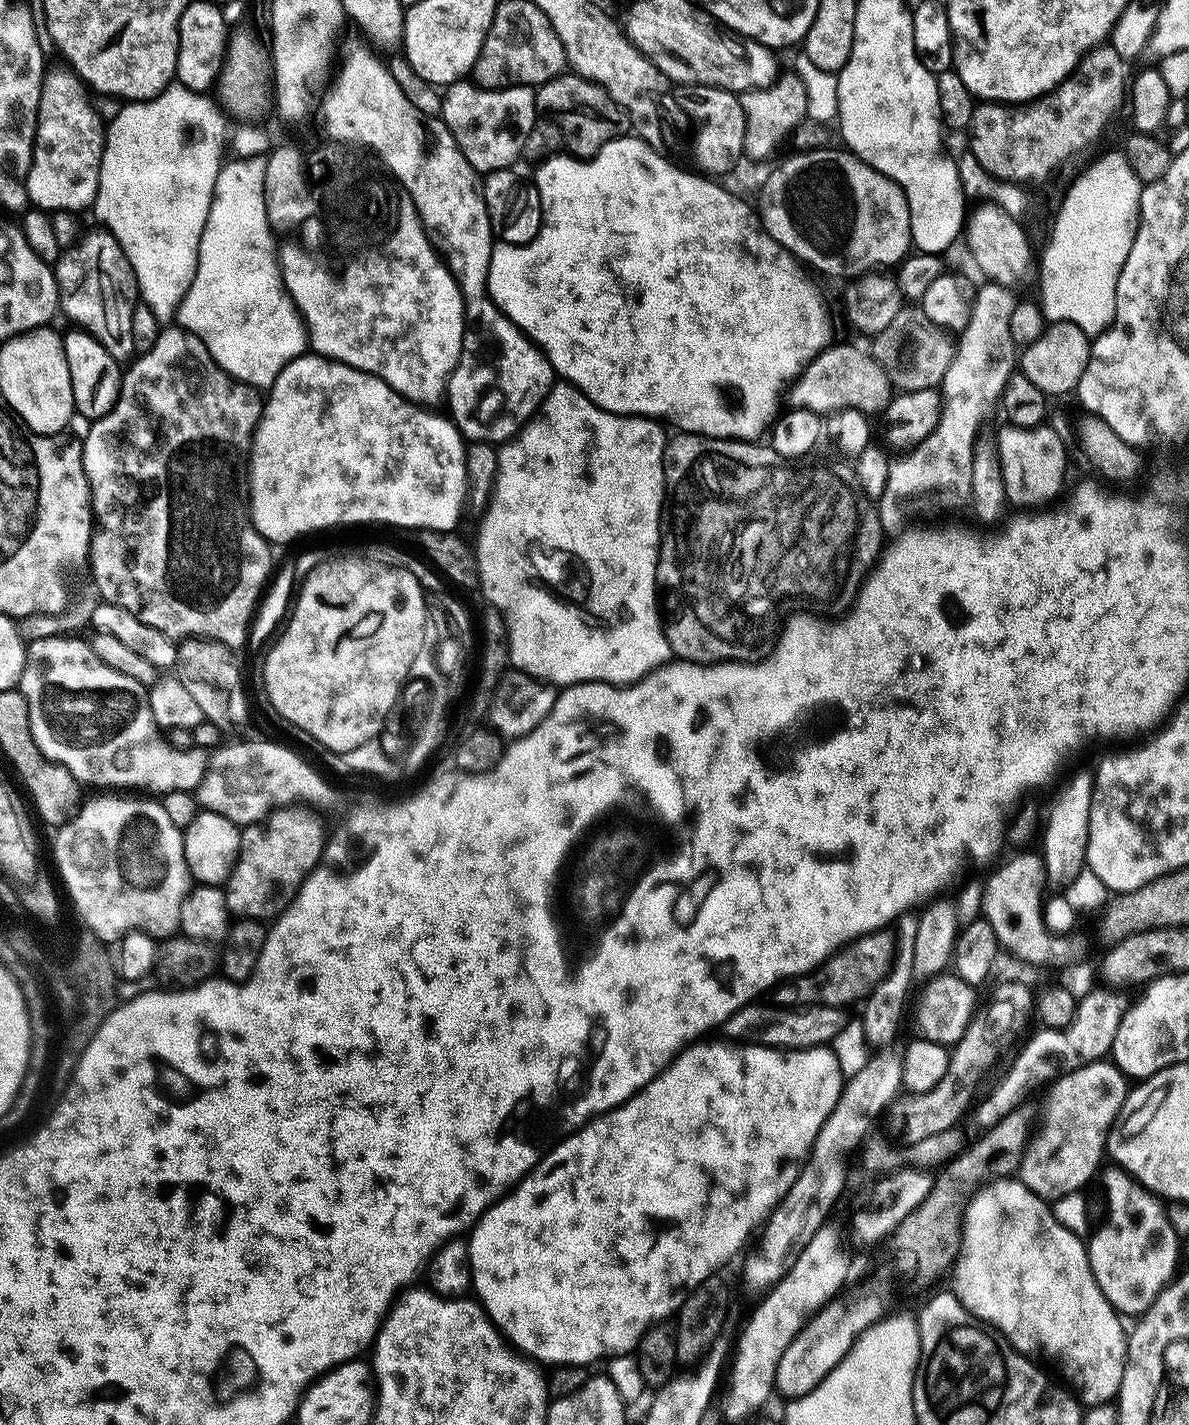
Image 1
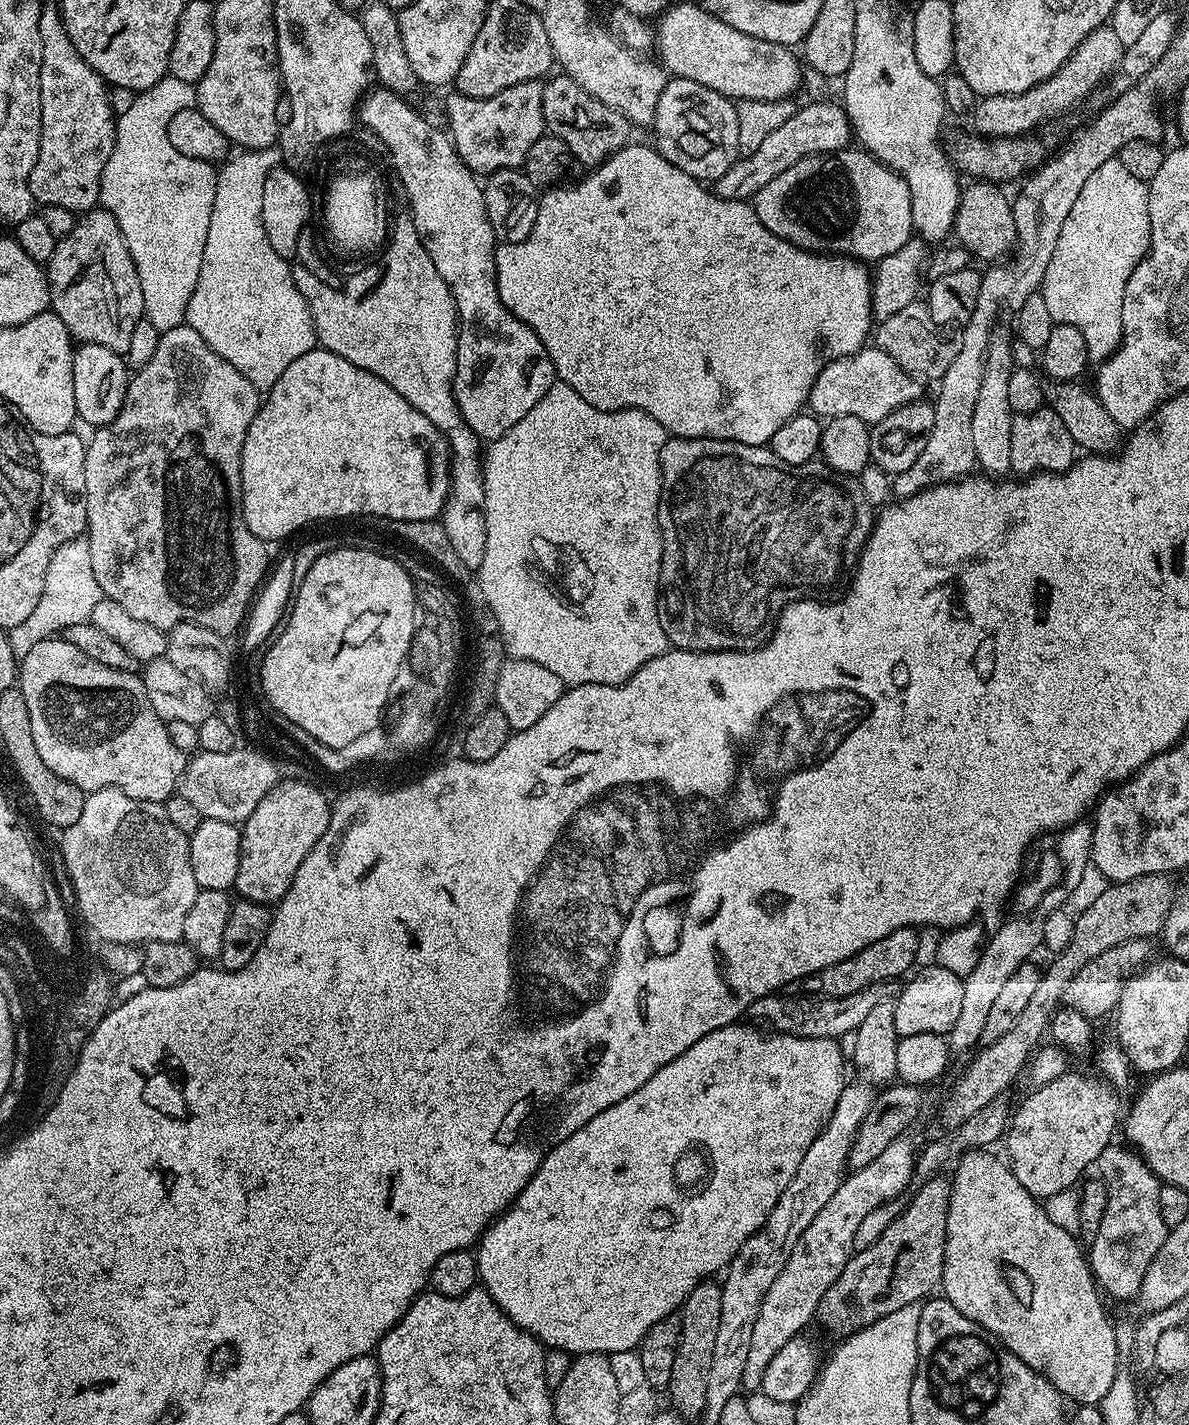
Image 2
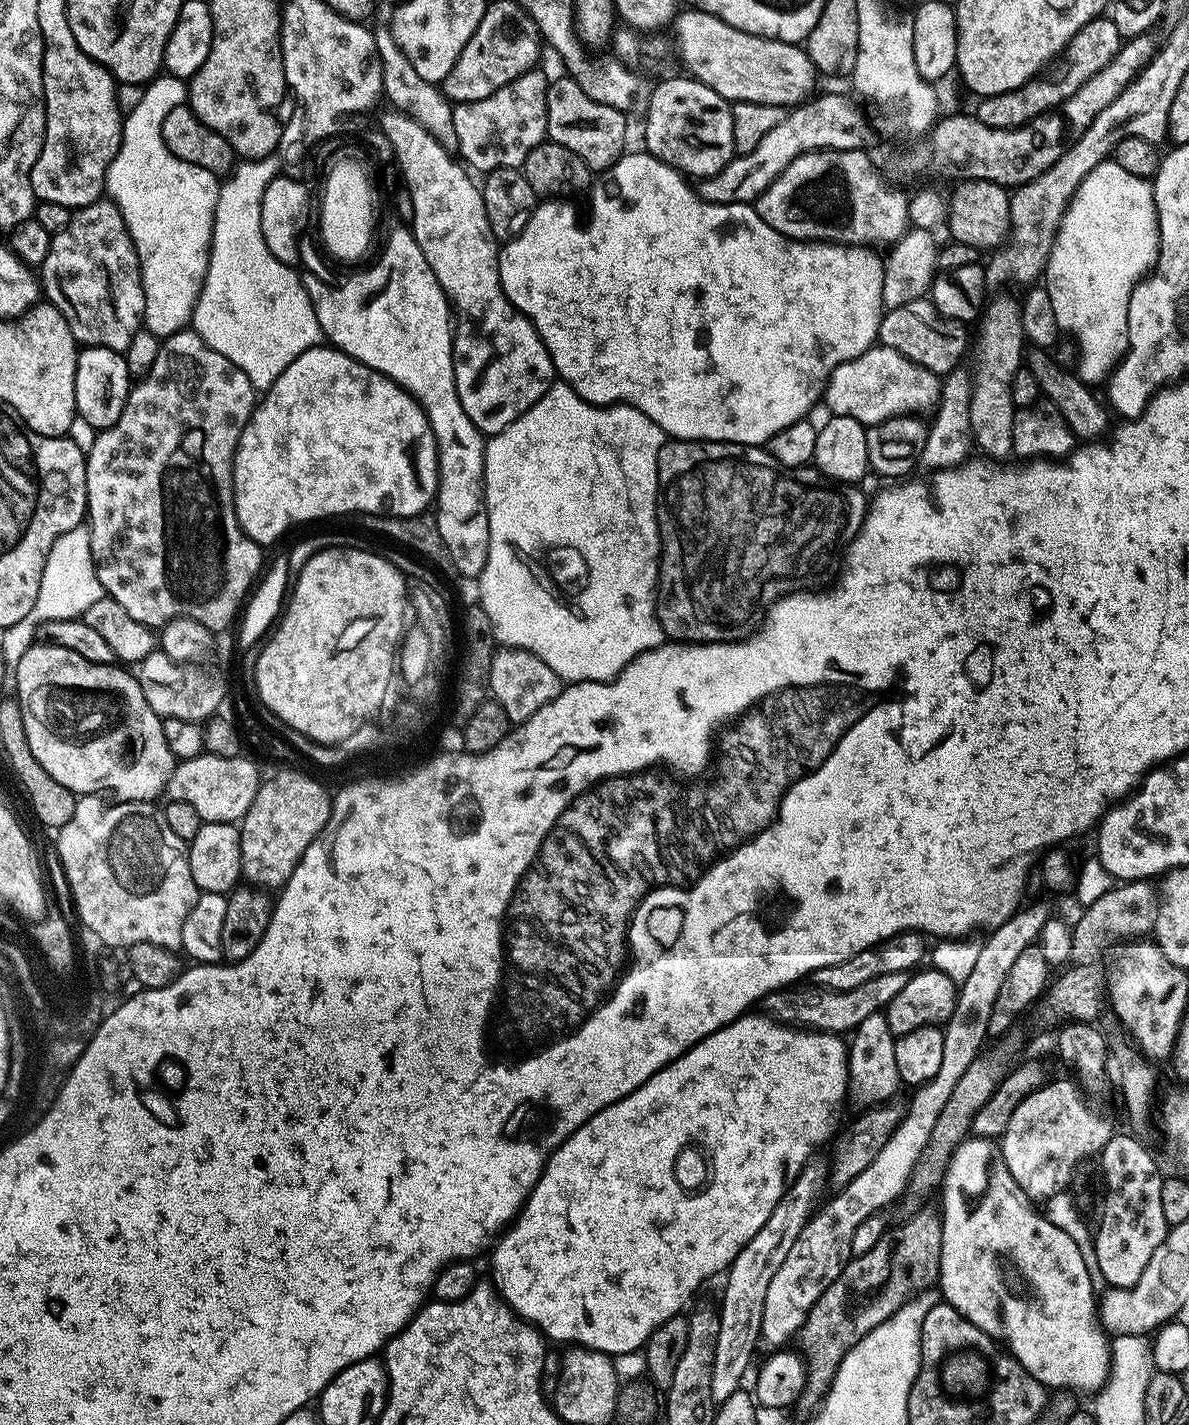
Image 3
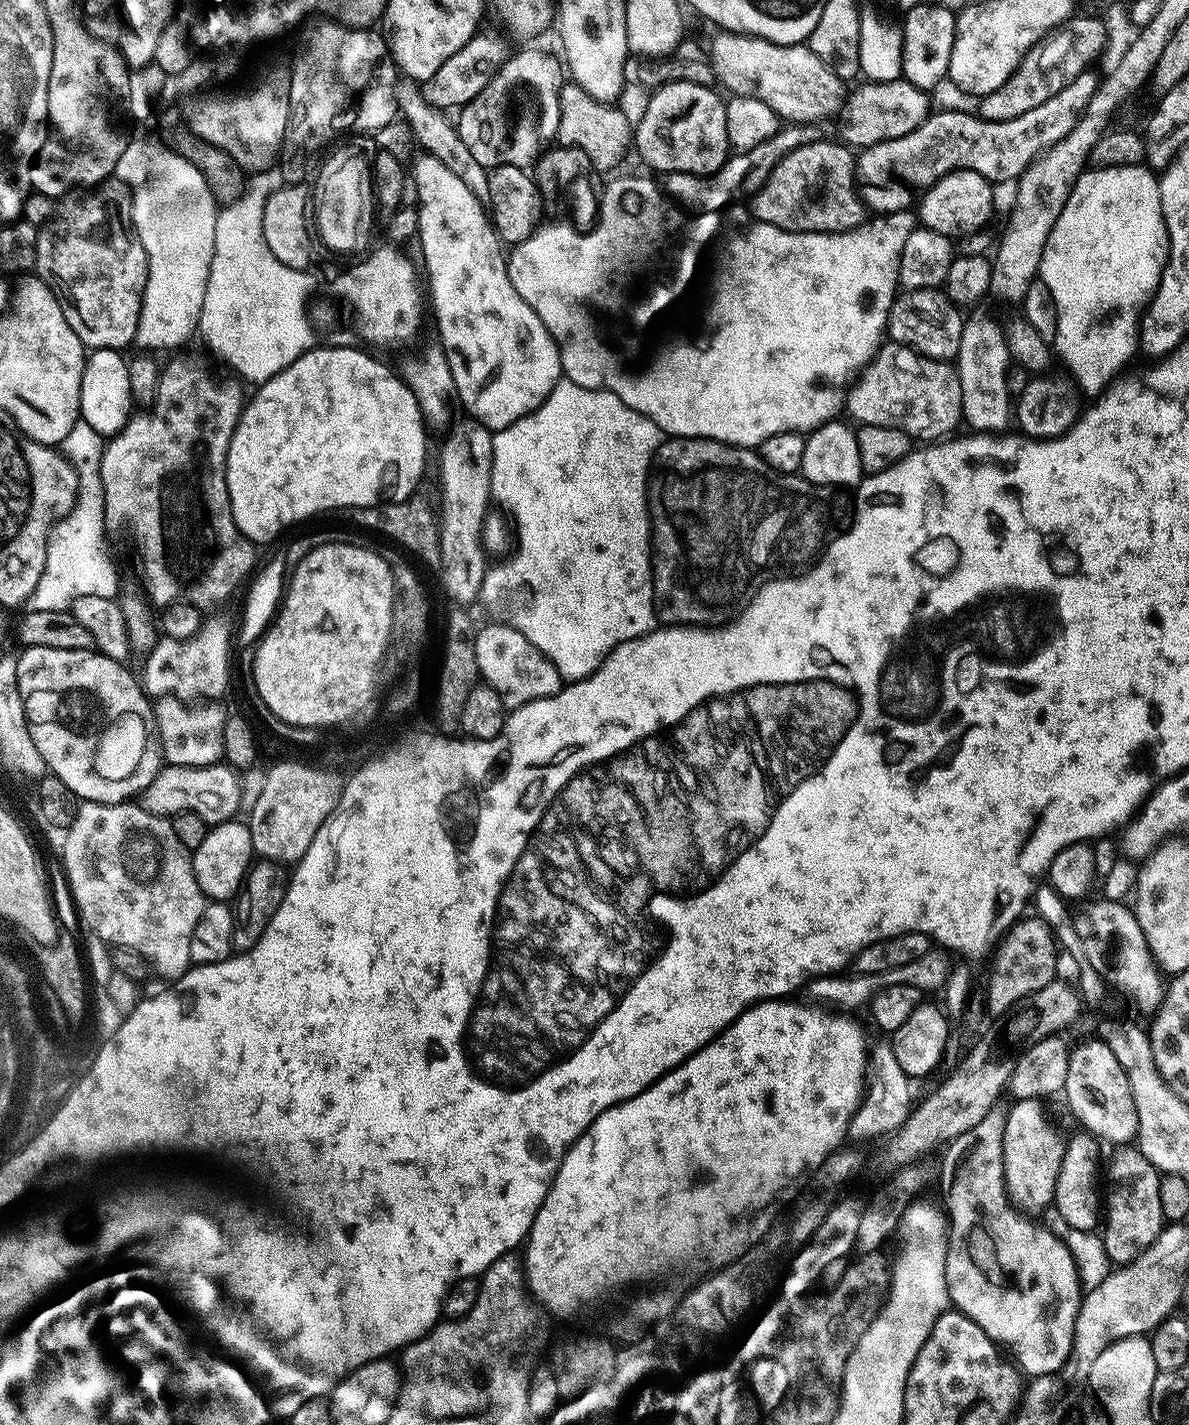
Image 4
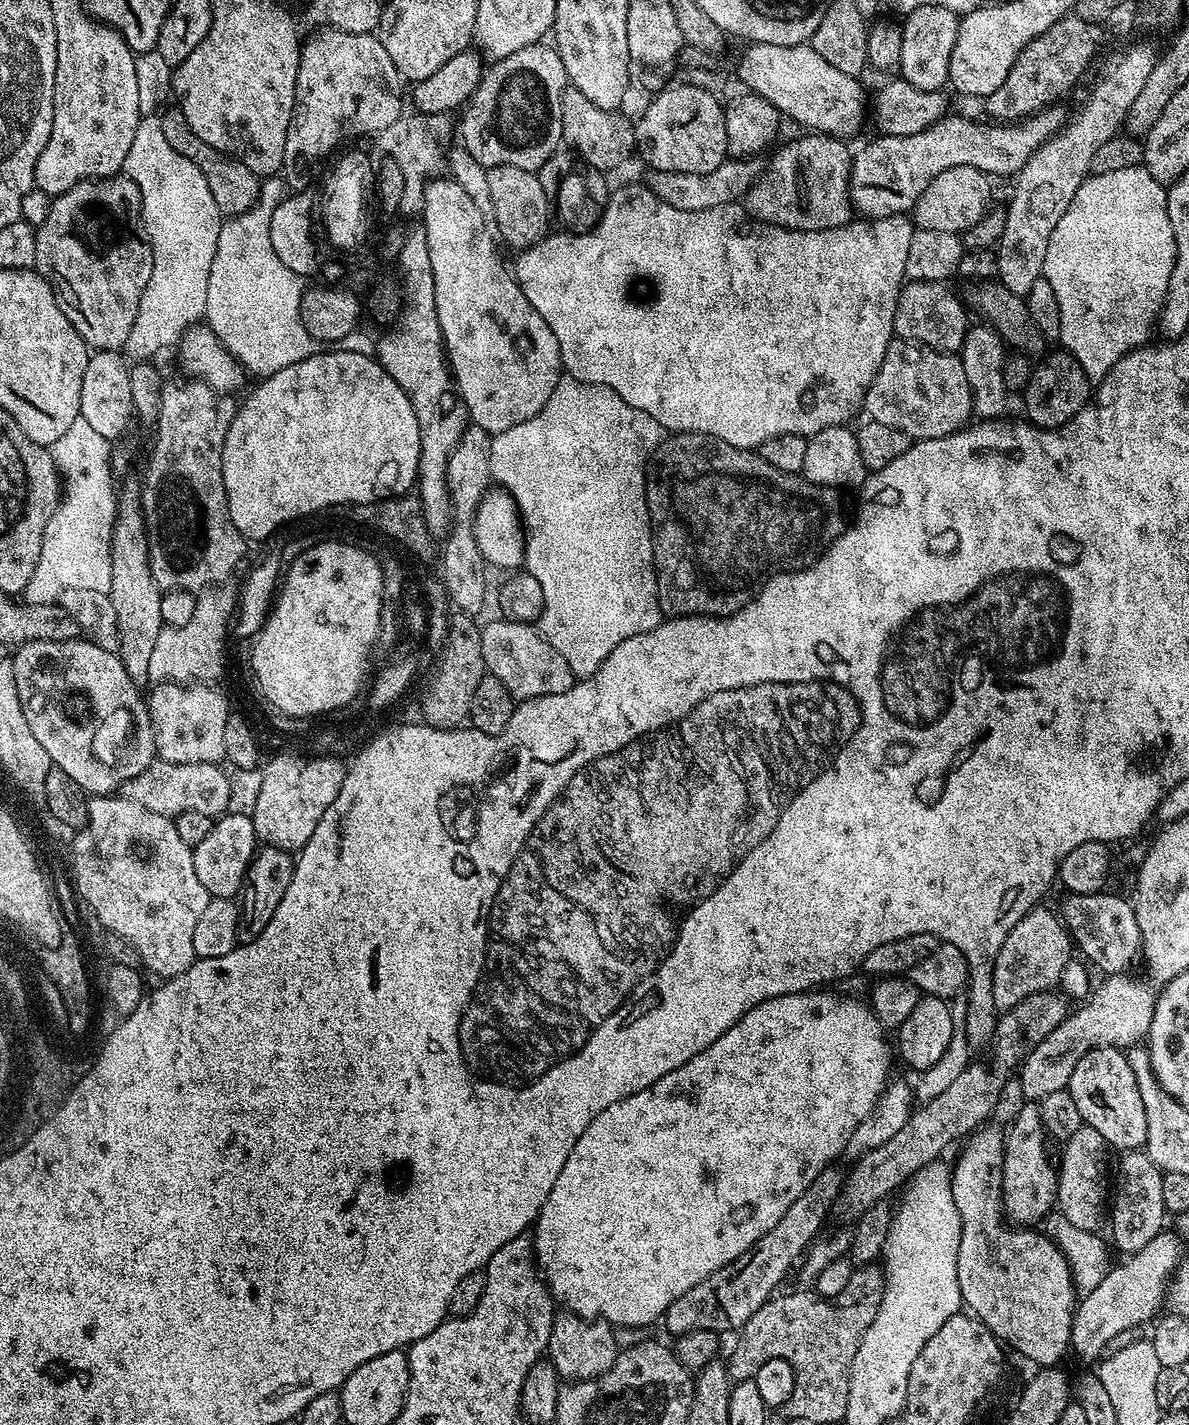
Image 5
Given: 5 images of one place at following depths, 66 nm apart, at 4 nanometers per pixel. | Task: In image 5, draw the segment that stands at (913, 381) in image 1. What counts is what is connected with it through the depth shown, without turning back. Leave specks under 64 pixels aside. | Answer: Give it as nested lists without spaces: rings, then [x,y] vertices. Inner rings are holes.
[[[930,280],[905,283],[900,289],[892,326],[895,335],[901,340],[935,348],[938,352],[956,354],[964,347],[964,336],[969,330],[970,321],[963,306],[952,300],[951,294],[943,287],[943,283]]]

